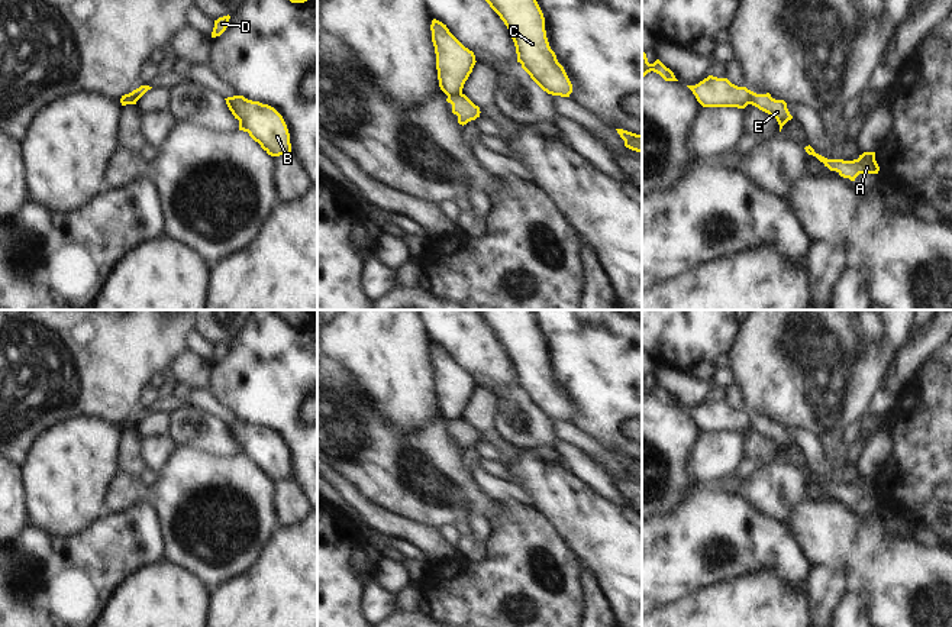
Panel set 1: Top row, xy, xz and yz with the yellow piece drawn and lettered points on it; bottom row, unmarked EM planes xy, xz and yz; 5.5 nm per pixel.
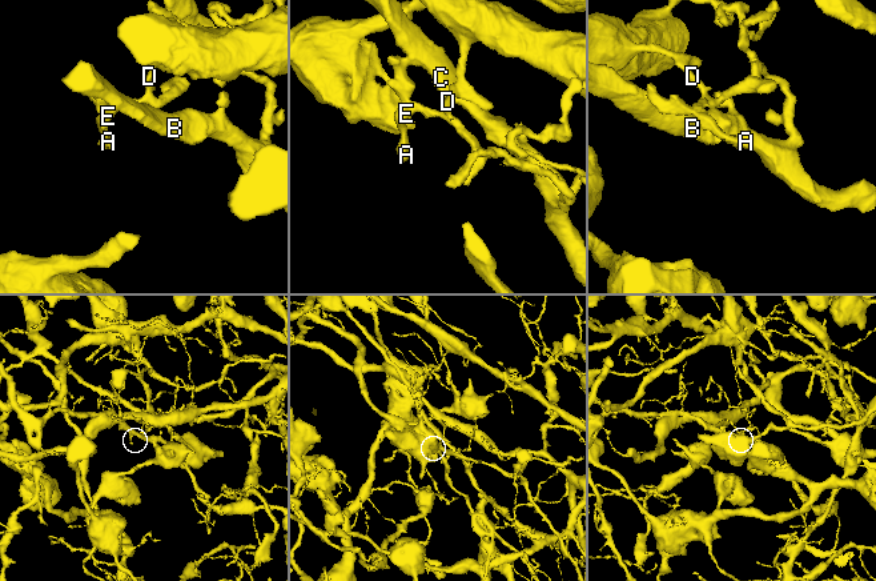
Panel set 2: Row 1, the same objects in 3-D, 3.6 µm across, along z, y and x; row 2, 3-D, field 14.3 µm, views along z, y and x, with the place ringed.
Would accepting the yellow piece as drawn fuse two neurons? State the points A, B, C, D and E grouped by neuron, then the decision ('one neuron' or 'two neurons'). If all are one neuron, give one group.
groups A D E / B C; two neurons

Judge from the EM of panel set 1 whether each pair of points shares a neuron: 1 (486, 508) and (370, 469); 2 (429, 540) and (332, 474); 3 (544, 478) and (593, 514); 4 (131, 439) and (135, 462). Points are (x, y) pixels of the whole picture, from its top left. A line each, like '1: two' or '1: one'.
1: one
2: one
3: one
4: one

